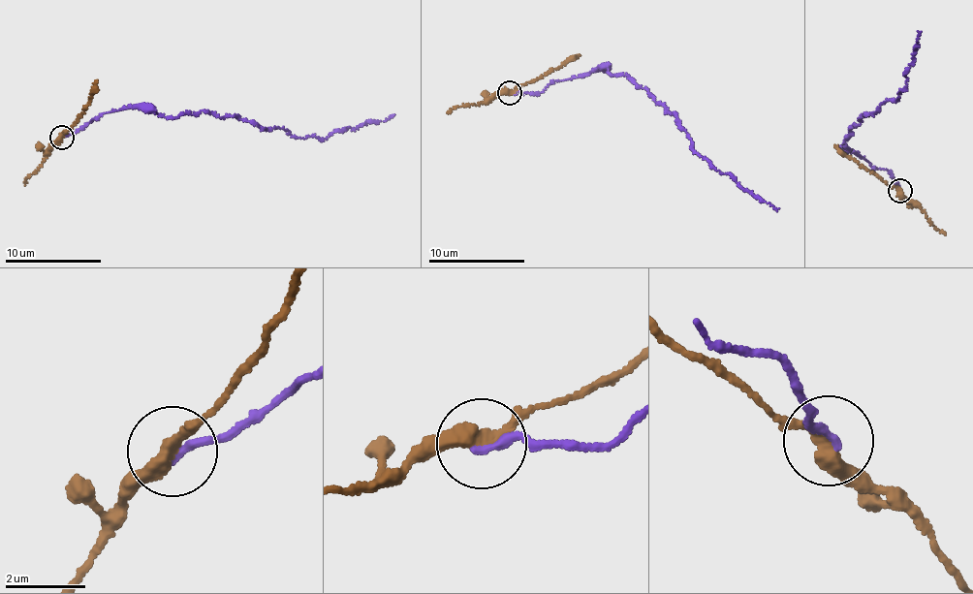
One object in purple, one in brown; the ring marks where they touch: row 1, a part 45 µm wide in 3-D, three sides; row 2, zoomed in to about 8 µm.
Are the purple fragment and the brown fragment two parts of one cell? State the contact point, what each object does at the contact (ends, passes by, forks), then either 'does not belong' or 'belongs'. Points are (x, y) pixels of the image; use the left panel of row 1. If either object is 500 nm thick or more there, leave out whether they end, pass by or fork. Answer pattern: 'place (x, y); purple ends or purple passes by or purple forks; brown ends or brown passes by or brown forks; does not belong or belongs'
place (61, 137); purple ends; brown passes by; does not belong

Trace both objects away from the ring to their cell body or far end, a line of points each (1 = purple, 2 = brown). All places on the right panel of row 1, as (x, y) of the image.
1: (901, 189), (886, 169), (843, 147), (849, 150), (844, 146), (852, 125), (894, 102), (904, 86), (918, 31)
2: (899, 190), (834, 144)

